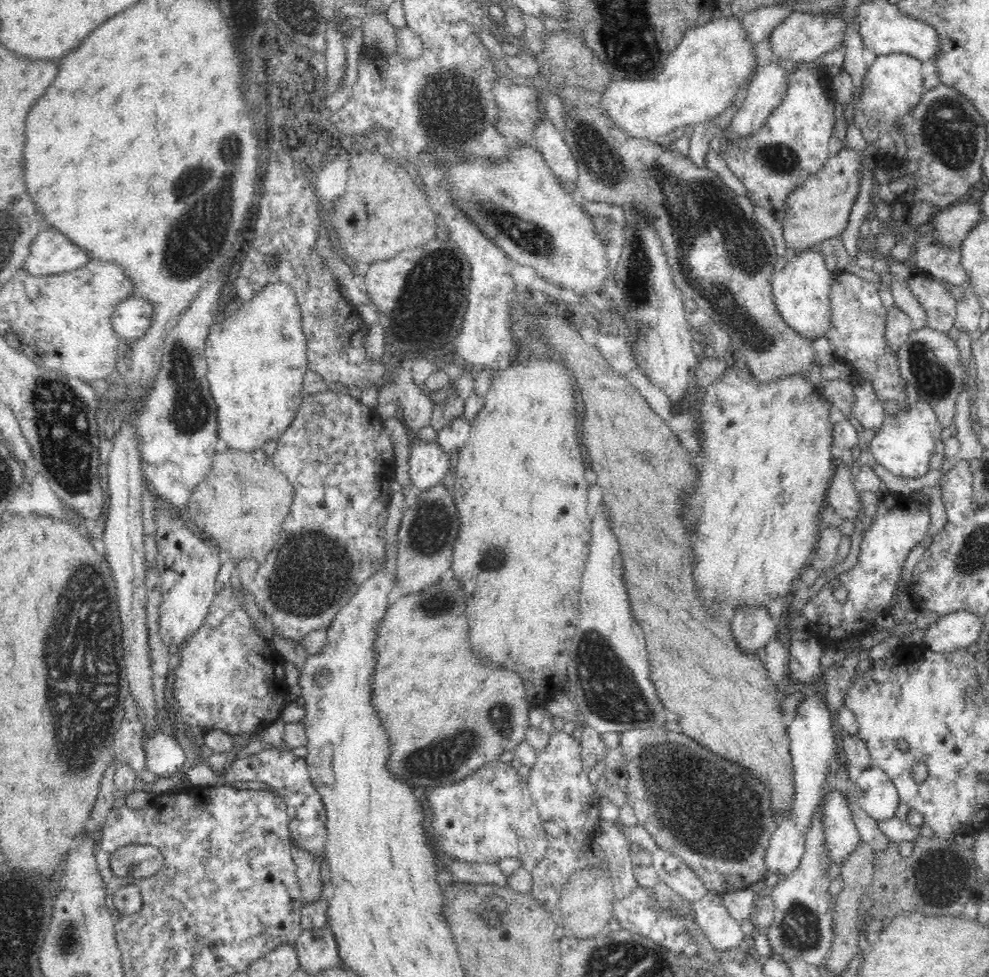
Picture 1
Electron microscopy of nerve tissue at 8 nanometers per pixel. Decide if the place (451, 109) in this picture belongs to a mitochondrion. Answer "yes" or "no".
yes

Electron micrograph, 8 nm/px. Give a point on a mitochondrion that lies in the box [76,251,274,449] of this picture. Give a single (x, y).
(190, 412)

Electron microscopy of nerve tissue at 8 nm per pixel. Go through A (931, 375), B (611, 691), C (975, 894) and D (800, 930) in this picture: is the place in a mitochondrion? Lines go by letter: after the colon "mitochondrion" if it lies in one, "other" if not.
A: mitochondrion
B: mitochondrion
C: other
D: mitochondrion

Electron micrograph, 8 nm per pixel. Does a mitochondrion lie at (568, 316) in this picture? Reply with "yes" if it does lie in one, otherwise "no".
no

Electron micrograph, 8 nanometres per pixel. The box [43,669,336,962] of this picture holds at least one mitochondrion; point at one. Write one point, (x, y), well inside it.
(66, 942)

